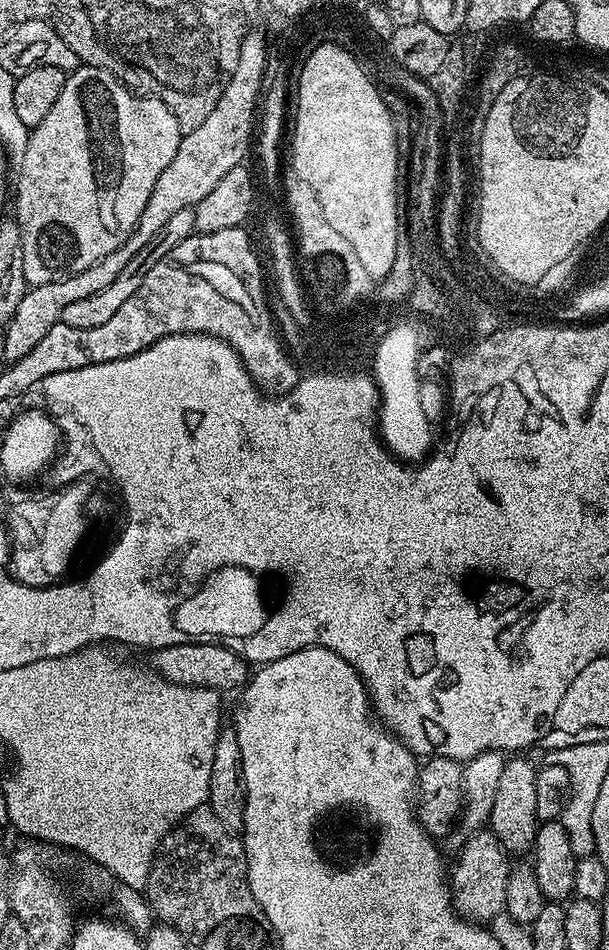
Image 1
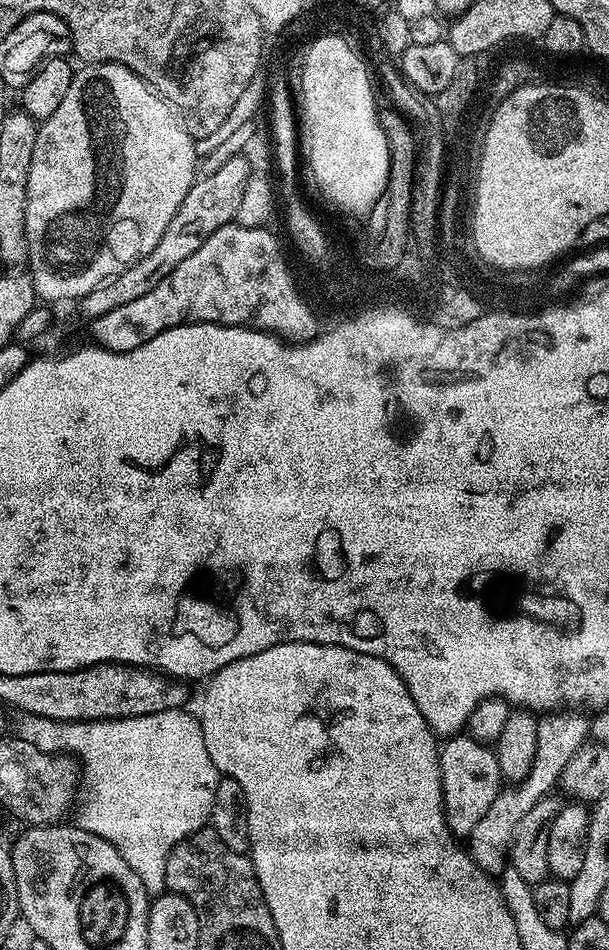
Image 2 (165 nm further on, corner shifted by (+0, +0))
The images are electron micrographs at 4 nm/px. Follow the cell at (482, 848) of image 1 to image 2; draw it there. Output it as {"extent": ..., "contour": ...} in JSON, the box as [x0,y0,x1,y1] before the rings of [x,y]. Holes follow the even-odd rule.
{"extent":[466,710,590,878],"contour":[[[560,710],[555,714],[545,715],[540,720],[538,750],[534,750],[534,762],[526,778],[522,778],[511,786],[501,787],[490,810],[486,810],[485,816],[478,821],[478,826],[474,826],[474,830],[466,837],[468,855],[489,876],[496,878],[501,875],[509,863],[509,848],[518,822],[524,814],[529,813],[535,803],[553,791],[552,787],[555,789],[559,785],[560,775],[566,768],[566,762],[570,762],[570,758],[574,758],[576,751],[589,739],[590,720],[583,714],[585,715],[580,710]]]}

